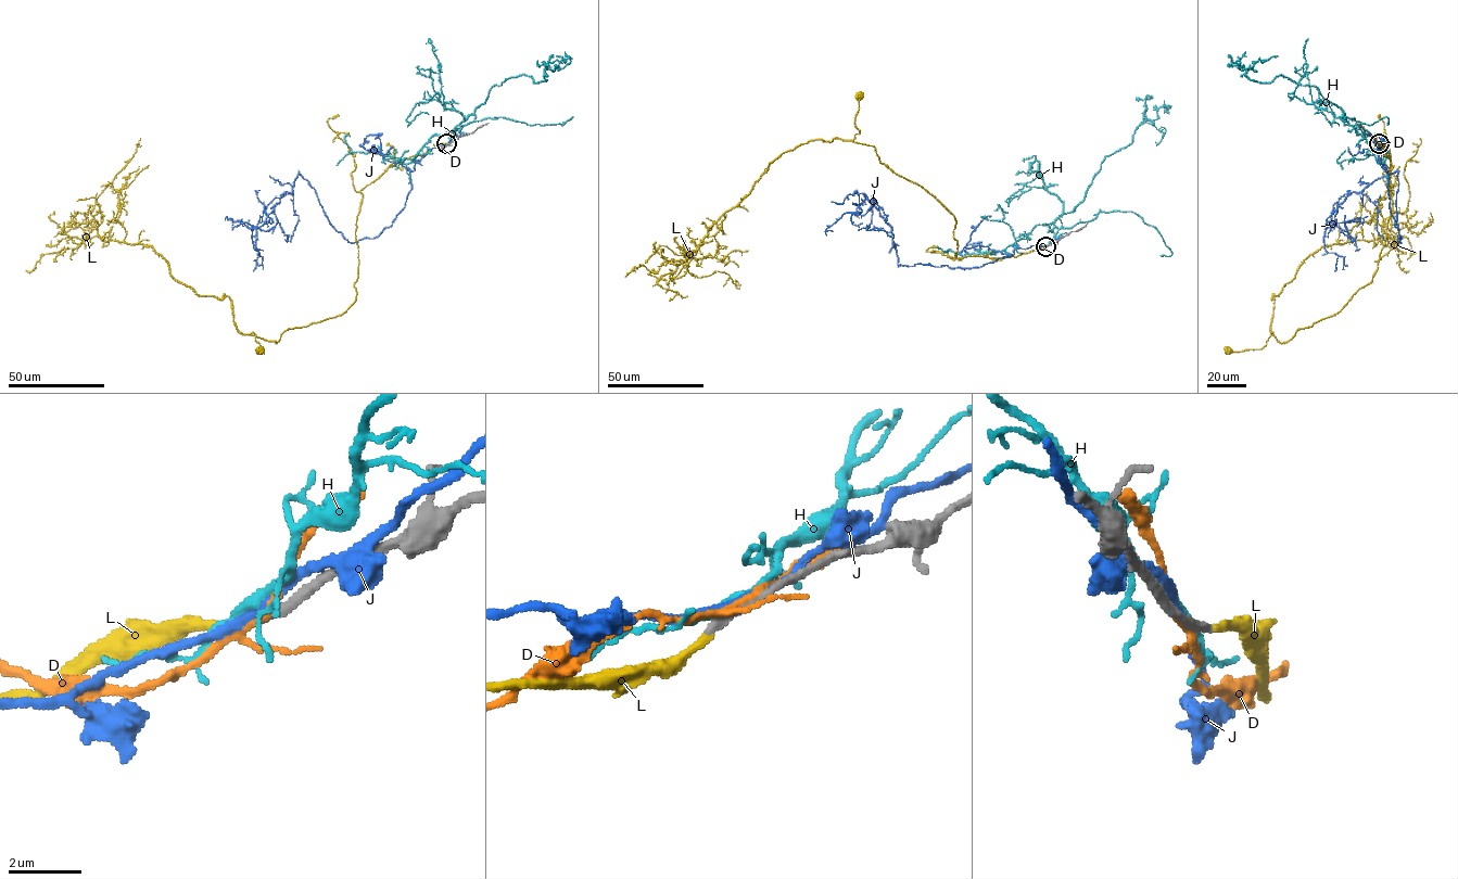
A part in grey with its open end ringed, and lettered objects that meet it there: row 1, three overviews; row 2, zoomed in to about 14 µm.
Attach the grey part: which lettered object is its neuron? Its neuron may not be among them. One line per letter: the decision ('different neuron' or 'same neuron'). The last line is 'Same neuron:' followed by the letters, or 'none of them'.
D: different neuron
H: different neuron
J: different neuron
L: same neuron
Same neuron: L

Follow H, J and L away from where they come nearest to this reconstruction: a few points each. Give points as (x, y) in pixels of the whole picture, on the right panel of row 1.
H: (1378, 143), (1314, 86), (1281, 74), (1253, 80), (1245, 73), (1253, 69), (1239, 68), (1241, 59), (1232, 62)
J: (1377, 142), (1401, 242), (1397, 170), (1339, 205), (1333, 227), (1347, 231), (1345, 223), (1363, 218), (1363, 225)
L: (1379, 143), (1390, 157), (1392, 208), (1372, 281), (1288, 341), (1272, 332), (1260, 348), (1229, 349)

